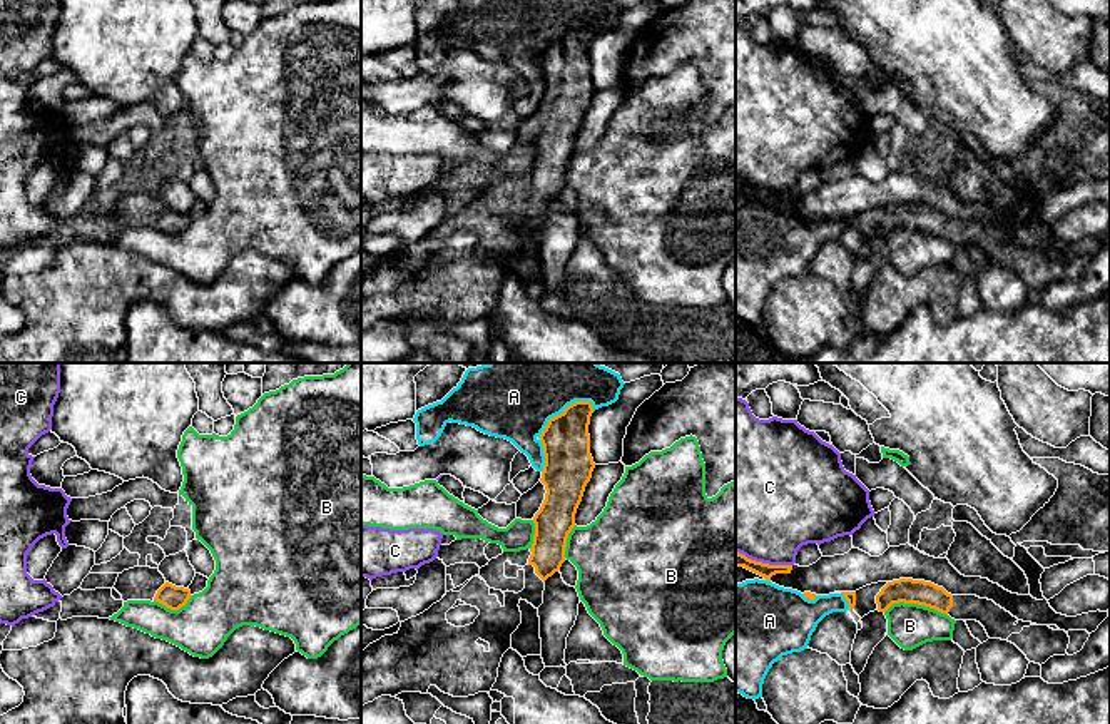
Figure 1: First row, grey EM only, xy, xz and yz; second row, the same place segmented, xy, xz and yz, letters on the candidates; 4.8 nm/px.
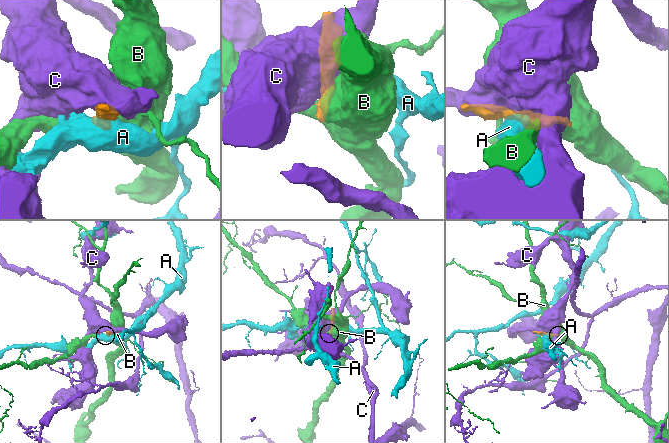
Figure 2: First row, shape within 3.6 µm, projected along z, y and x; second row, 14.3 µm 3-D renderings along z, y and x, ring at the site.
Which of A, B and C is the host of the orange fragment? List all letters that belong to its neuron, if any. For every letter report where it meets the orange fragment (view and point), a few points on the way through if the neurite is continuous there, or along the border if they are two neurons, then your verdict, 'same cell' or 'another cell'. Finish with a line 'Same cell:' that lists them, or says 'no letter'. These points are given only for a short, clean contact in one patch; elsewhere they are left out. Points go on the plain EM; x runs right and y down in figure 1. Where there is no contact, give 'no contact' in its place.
A: contact xz (564, 35); another cell
B: contact yz (916, 228); border yz (885, 236), (893, 229), (916, 228), (947, 241); another cell
C: contact yz (764, 189); another cell
Same cell: no letter

